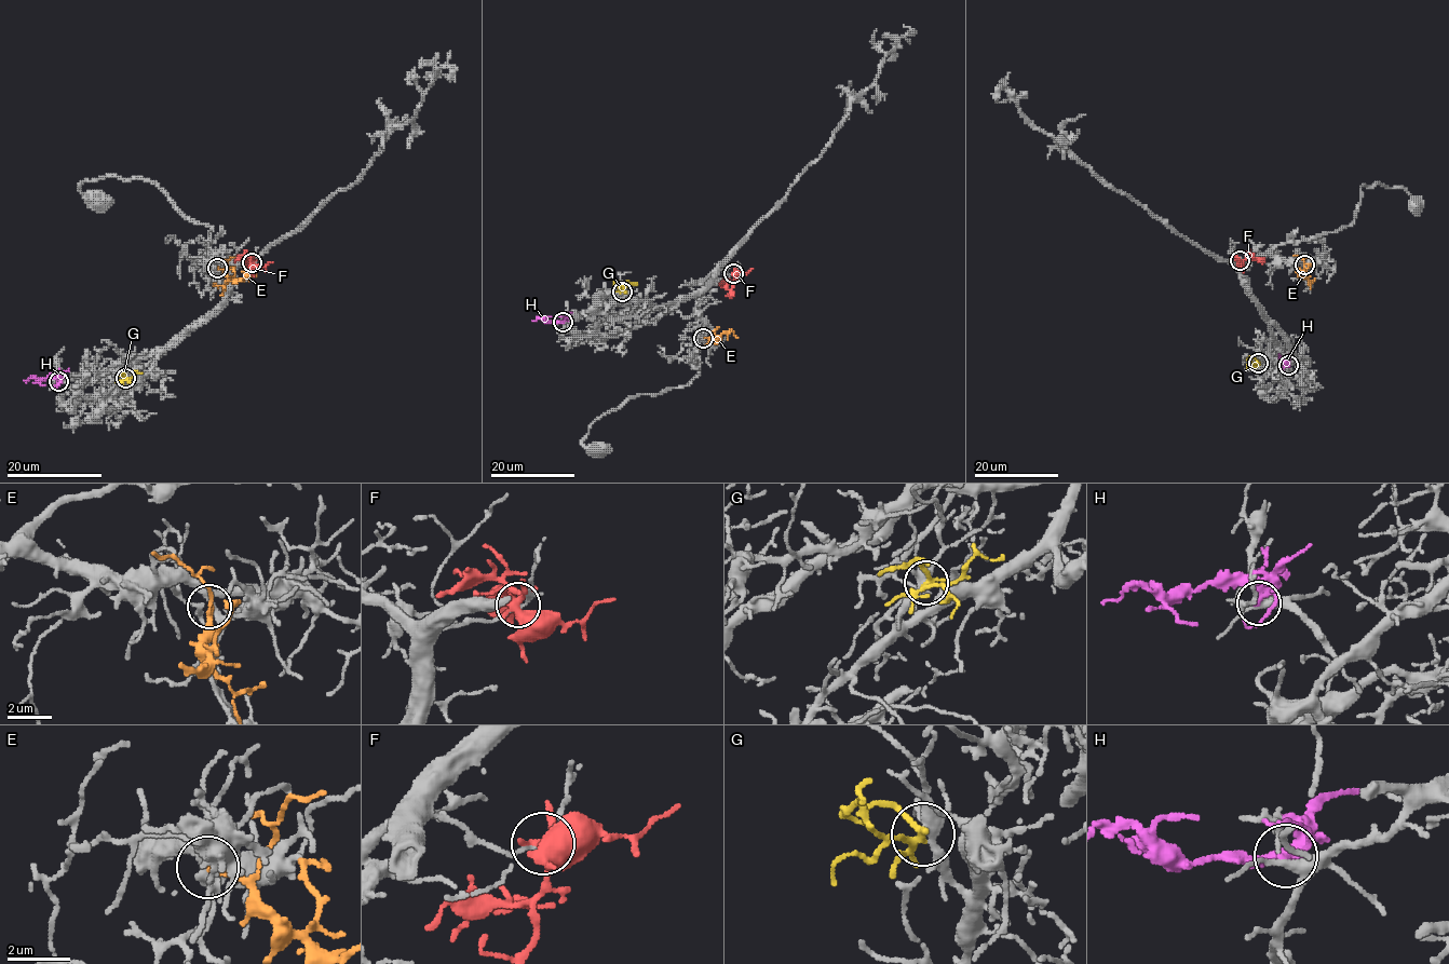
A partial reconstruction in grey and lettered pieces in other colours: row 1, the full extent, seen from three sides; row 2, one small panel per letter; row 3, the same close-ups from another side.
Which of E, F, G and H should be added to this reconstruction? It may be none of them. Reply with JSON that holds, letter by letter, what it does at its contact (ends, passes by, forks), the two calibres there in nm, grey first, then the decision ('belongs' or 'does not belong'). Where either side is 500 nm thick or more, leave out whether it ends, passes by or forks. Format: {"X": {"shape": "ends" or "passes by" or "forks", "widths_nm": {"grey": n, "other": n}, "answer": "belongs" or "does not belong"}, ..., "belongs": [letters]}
{"E": {"shape": "ends", "widths_nm": {"grey": 300, "other": 220}, "answer": "does not belong"}, "F": {"shape": "forks", "widths_nm": {"grey": 110, "other": 360}, "answer": "does not belong"}, "G": {"shape": "forks", "widths_nm": {"grey": 320, "other": 190}, "answer": "belongs"}, "H": {"shape": "forks", "widths_nm": {"grey": 200, "other": 200}, "answer": "does not belong"}, "belongs": ["G"]}

